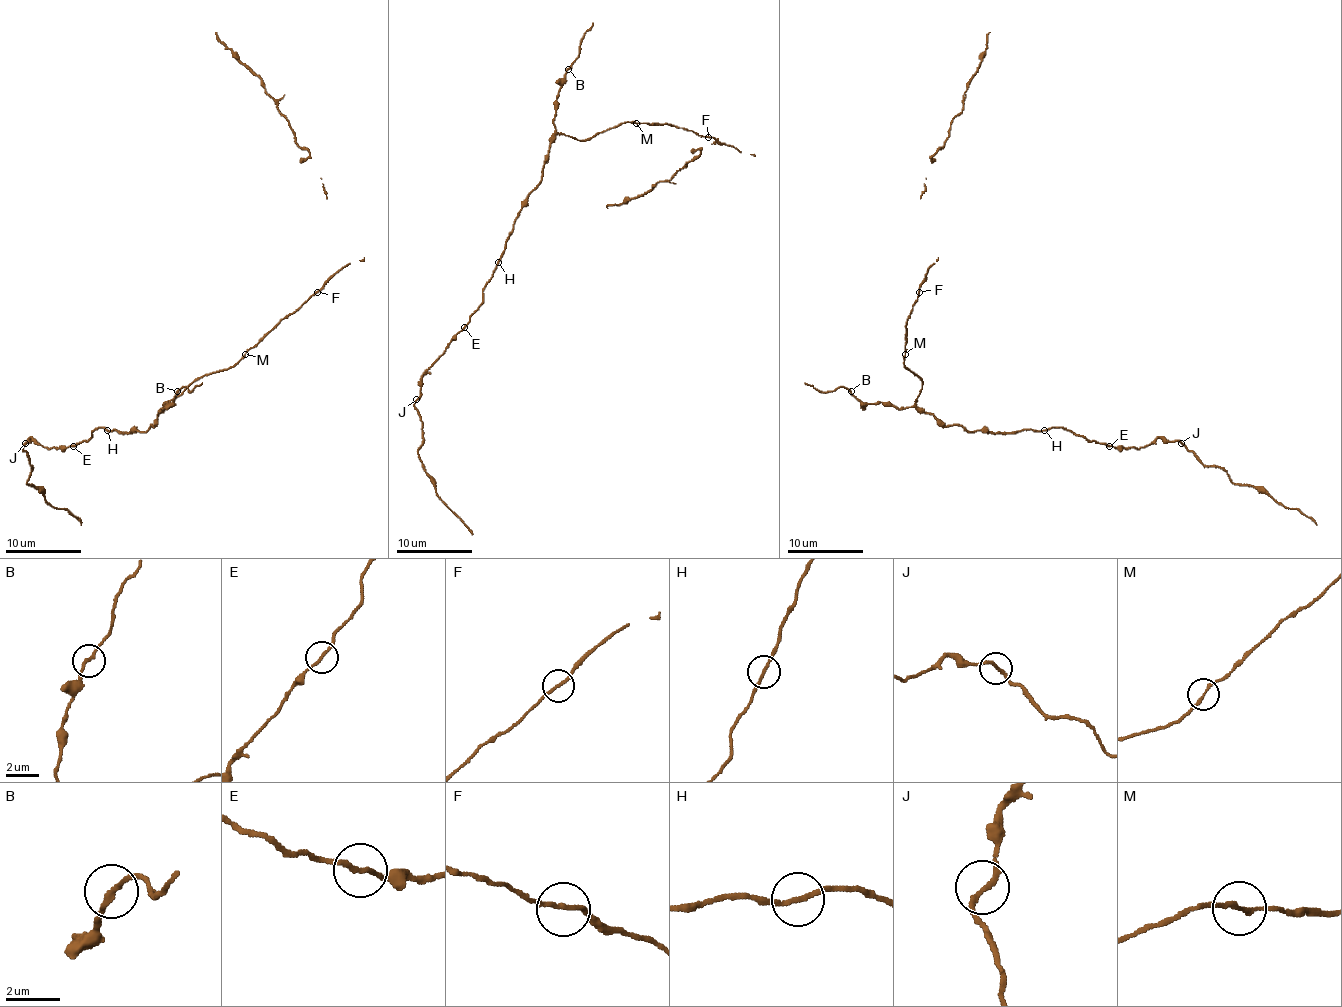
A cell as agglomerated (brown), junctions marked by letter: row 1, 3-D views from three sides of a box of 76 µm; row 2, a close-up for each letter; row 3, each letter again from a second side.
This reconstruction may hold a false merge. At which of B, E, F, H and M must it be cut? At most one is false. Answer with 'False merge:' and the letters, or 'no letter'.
False merge: E

